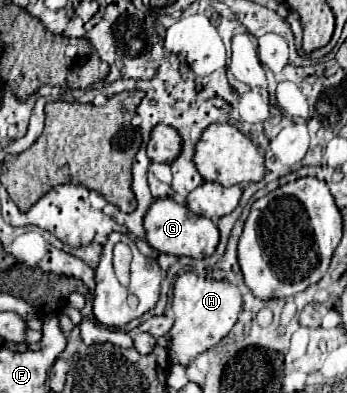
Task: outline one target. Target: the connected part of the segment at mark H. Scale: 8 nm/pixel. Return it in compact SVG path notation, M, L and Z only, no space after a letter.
M181 272L173 286L171 306L175 312L175 324L169 332L171 334L169 358L171 362L189 364L195 360L195 356L217 346L229 334L229 330L235 326L243 310L243 298L239 288L229 280L213 280L197 276L193 272Z

